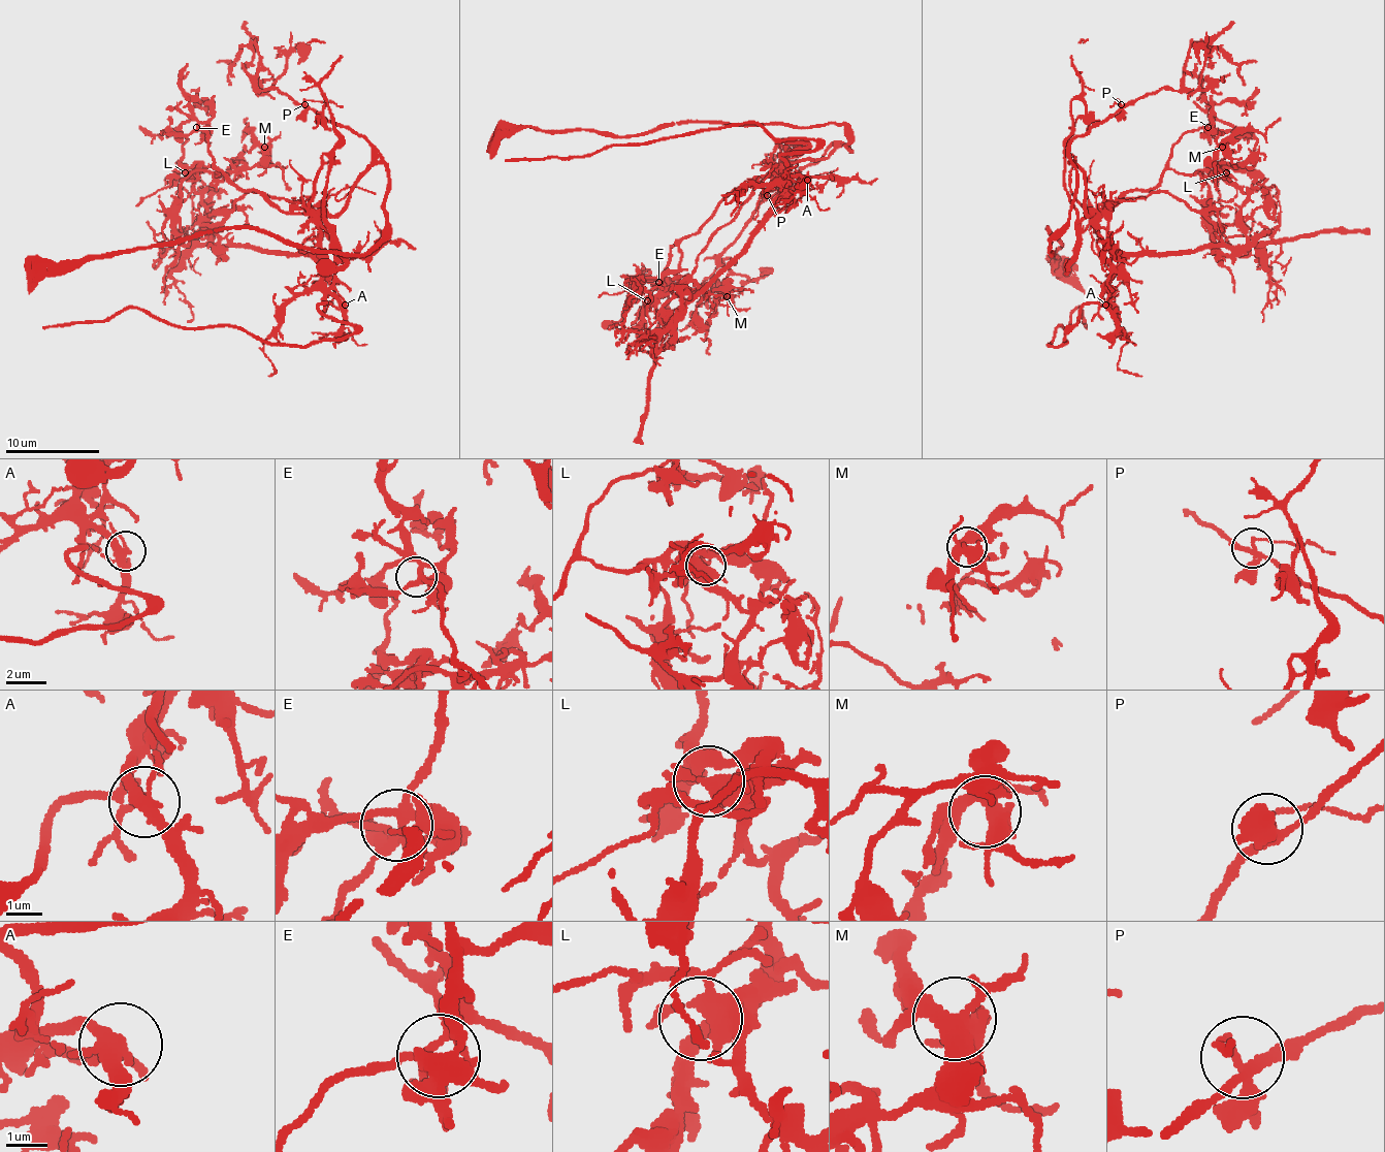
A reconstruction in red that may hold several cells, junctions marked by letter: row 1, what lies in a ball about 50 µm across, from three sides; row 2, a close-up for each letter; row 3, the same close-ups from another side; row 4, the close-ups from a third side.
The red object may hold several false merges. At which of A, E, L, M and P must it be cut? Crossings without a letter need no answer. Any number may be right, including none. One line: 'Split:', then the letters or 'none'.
Split: A

